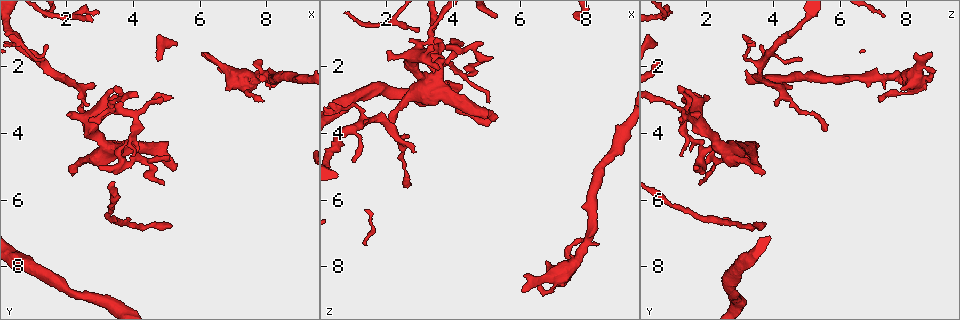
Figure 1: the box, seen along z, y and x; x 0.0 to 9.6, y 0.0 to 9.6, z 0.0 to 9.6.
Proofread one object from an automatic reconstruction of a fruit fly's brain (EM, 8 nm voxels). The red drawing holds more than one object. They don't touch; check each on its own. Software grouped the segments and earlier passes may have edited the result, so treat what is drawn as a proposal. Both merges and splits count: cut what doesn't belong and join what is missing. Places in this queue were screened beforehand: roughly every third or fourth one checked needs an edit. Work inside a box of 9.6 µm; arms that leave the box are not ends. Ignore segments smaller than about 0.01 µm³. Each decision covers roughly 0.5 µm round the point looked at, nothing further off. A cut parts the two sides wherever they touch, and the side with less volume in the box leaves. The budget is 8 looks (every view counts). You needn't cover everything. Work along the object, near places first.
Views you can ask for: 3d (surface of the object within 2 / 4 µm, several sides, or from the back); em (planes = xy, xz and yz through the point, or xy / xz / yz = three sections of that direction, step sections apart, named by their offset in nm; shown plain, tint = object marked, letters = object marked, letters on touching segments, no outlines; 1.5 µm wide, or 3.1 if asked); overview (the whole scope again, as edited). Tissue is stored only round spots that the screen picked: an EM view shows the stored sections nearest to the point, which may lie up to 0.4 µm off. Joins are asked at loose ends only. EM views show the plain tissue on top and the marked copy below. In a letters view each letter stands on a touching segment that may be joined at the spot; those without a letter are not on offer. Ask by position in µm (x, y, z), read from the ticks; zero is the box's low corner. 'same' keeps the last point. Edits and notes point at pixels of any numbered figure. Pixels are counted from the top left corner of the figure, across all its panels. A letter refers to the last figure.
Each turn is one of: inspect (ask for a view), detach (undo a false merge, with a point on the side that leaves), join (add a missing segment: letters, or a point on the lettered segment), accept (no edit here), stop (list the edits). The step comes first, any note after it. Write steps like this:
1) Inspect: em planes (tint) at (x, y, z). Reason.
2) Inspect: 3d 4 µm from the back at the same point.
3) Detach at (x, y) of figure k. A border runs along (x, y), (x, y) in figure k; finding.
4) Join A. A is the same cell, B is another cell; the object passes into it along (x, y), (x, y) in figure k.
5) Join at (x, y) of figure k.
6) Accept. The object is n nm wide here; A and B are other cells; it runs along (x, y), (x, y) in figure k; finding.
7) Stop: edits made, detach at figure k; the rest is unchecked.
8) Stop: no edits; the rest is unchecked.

Inspect: em xz step 8 (letters) at (2.95, 4.95, 1.70). Branch stops here.

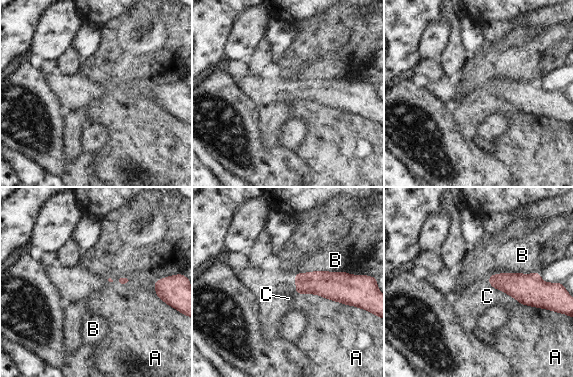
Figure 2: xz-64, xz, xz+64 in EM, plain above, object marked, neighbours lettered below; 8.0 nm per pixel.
Inspect: em xy step 4 (letters) at the same point. Cut it another way.

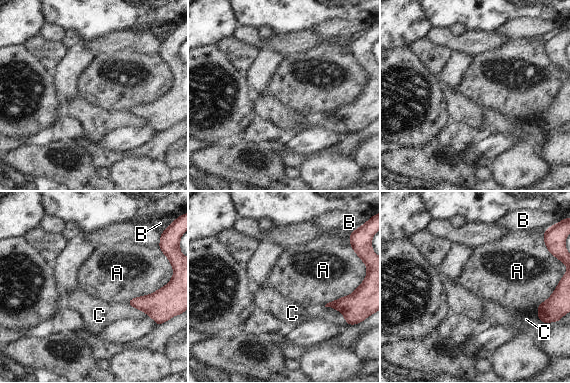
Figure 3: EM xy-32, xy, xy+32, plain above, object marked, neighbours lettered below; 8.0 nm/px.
Accept. A, B and C are other cells; a border runs along (163, 286), (126, 303) in figure 3; none of them fits.

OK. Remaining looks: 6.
Inspect: em planes (letters) at (2.10, 3.45, 1.55). Branch stops here.

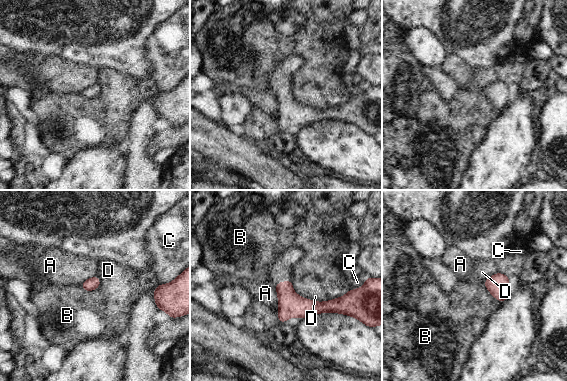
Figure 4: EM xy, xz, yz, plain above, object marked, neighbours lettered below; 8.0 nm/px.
Accept. The longest contact is with D, 260 nm; A, B, C and D are other cells; no lettered segment goes on from it.

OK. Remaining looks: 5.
Inspect: 3d 4 µm from the back at (4.90, 5.50, 1.80). Tapers out.

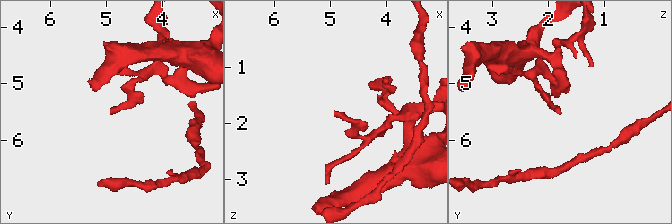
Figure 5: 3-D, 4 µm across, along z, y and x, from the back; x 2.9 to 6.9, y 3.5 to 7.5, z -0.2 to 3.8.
Inspect: em yz step 4 (letters) at (4.95, 5.55, 1.80).

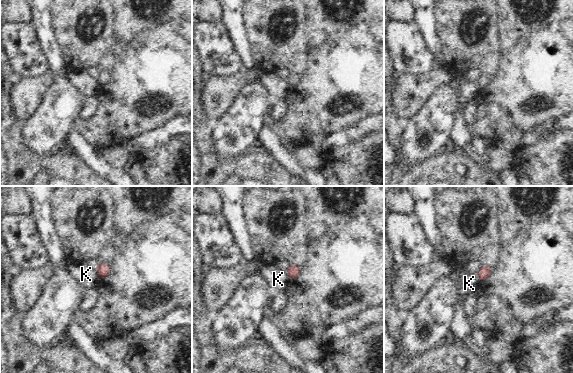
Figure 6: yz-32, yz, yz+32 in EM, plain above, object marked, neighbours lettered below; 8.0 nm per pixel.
Inspect: em planes (letters) at the same point.

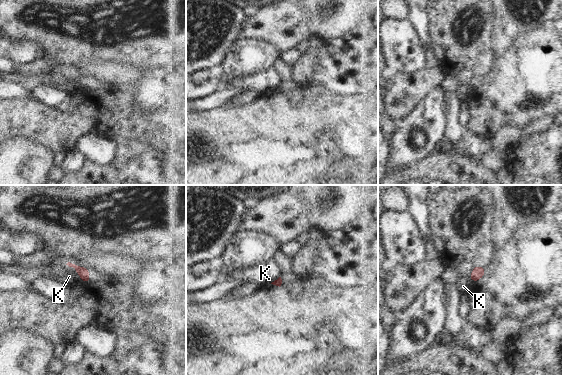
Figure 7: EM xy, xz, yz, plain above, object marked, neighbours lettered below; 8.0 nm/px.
Accept. K is another cell; none of them fits.

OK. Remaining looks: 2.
Stop: no edits; the rest is unchecked.

